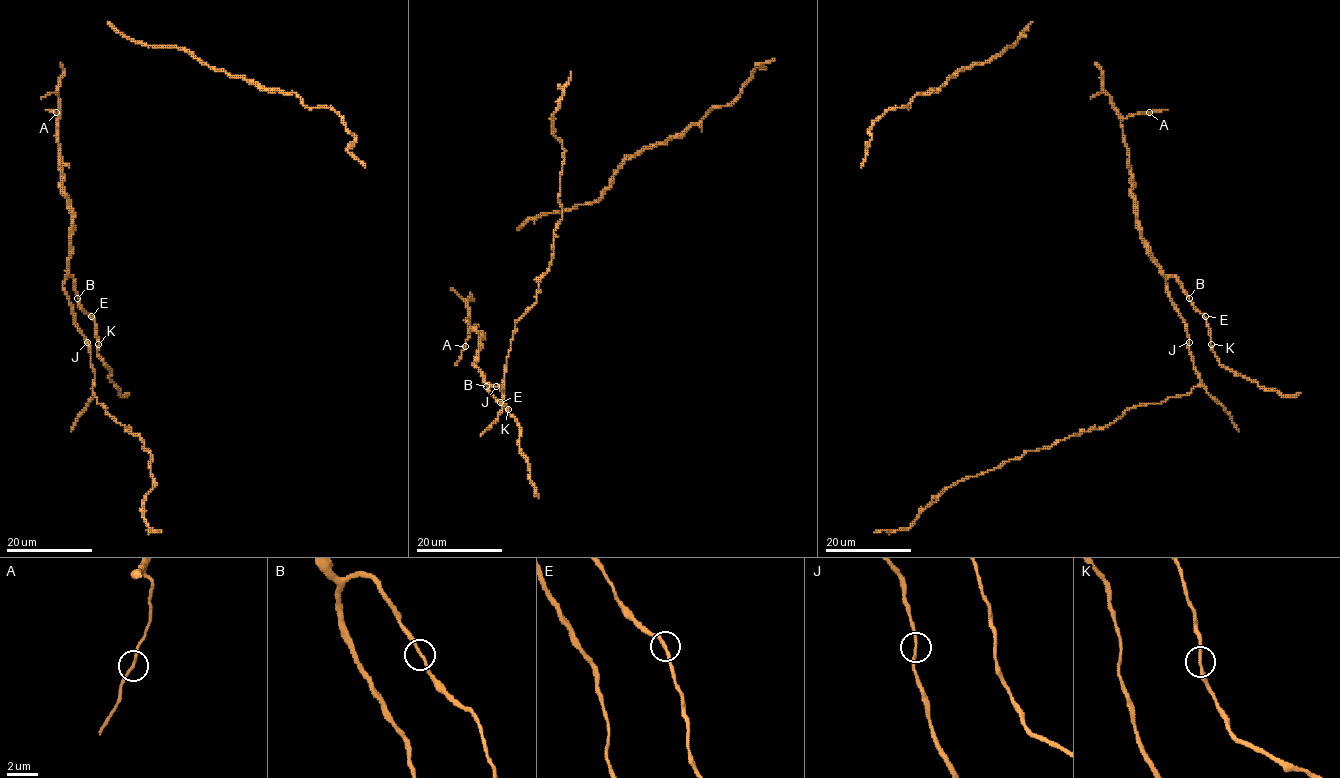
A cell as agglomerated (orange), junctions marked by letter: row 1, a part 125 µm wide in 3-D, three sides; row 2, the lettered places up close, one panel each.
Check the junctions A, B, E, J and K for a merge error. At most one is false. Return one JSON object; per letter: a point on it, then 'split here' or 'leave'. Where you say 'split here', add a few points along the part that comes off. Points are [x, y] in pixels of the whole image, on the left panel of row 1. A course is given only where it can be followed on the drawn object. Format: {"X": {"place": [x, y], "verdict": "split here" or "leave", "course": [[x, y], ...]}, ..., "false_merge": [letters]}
{"A": {"place": [56, 112], "verdict": "leave"}, "B": {"place": [77, 298], "verdict": "leave"}, "E": {"place": [91, 316], "verdict": "leave"}, "J": {"place": [87, 342], "verdict": "leave"}, "K": {"place": [98, 344], "verdict": "leave"}, "false_merge": []}

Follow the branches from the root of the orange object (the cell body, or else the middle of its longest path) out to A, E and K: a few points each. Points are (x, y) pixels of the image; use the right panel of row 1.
A: (1133, 196), (1129, 151), (1121, 120), (1149, 112)
E: (1133, 196), (1146, 252), (1166, 276), (1177, 279), (1190, 301), (1205, 316)
K: (1133, 196), (1146, 252), (1166, 276), (1177, 279), (1190, 301), (1204, 315), (1211, 344)

